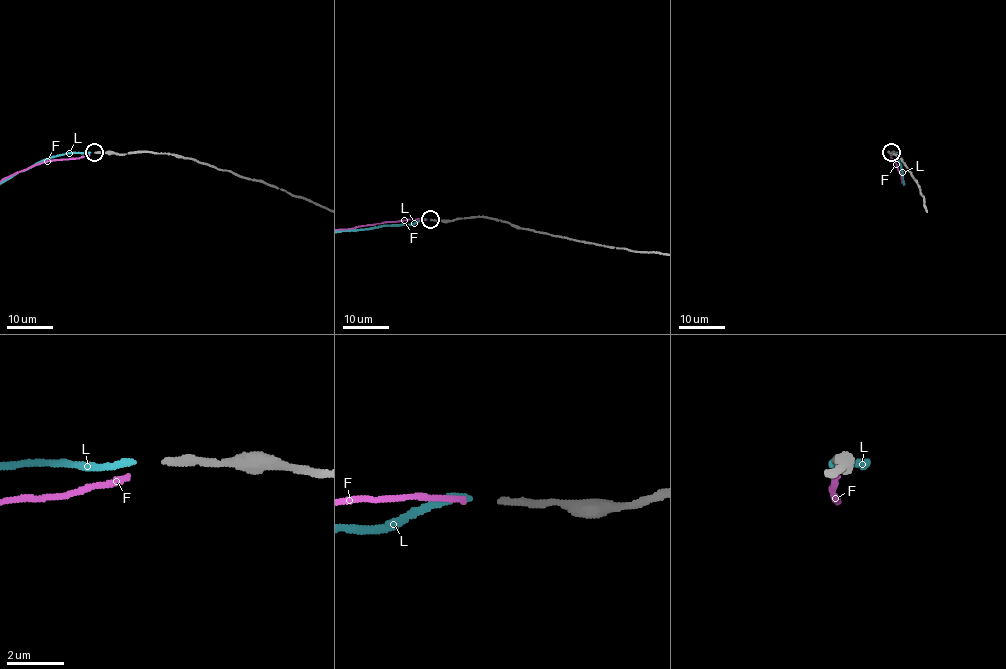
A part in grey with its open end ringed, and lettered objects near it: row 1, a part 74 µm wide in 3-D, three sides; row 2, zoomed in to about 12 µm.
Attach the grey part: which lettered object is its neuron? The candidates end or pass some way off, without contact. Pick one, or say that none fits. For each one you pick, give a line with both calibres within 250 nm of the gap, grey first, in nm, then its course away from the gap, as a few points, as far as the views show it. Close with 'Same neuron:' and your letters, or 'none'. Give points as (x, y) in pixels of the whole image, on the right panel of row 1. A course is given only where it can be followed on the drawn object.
L: 240 nm thick on the grey side, 240 nm on the other
Same neuron: L

